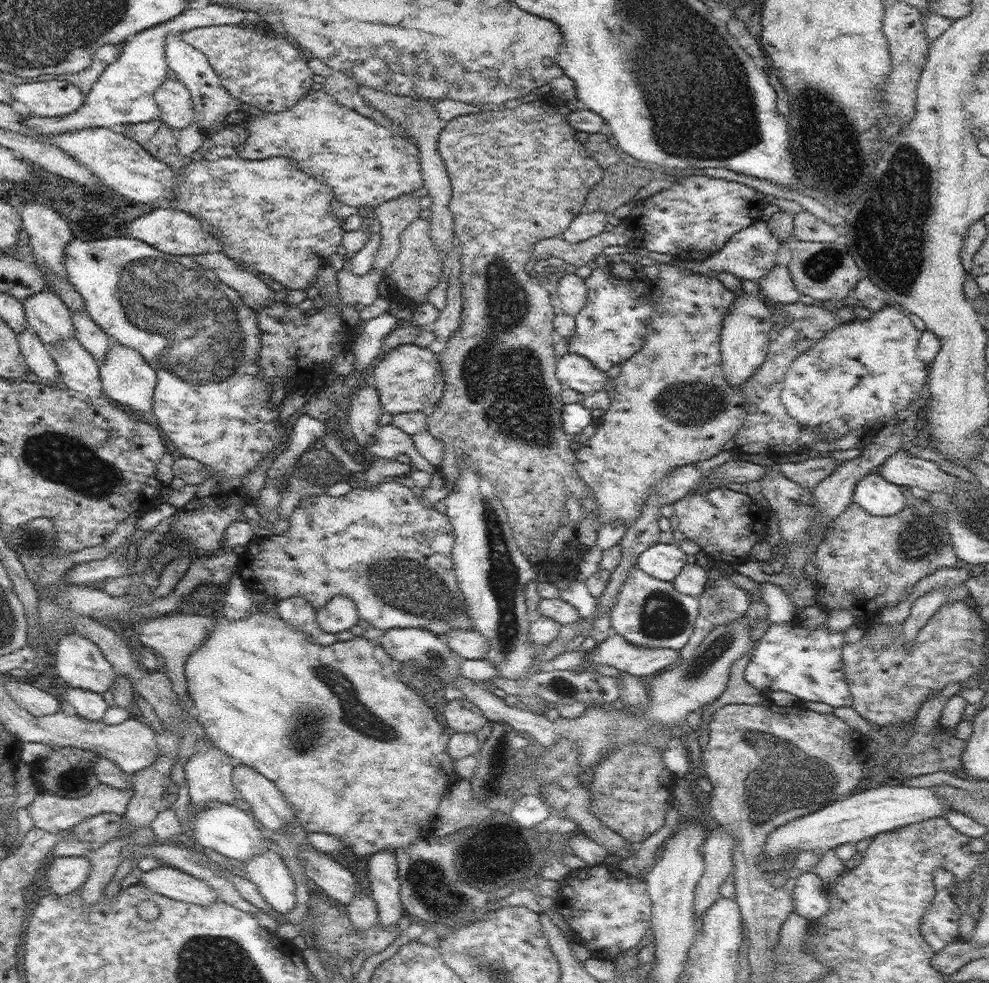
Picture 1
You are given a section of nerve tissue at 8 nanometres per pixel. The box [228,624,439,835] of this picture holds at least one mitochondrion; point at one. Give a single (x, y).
(355, 714)

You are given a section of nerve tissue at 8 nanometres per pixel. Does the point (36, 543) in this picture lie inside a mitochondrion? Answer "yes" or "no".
yes

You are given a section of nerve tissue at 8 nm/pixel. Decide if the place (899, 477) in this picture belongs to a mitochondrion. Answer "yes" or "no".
no

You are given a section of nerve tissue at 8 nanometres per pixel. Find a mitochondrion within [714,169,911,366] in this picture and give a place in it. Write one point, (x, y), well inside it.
(820, 266)

